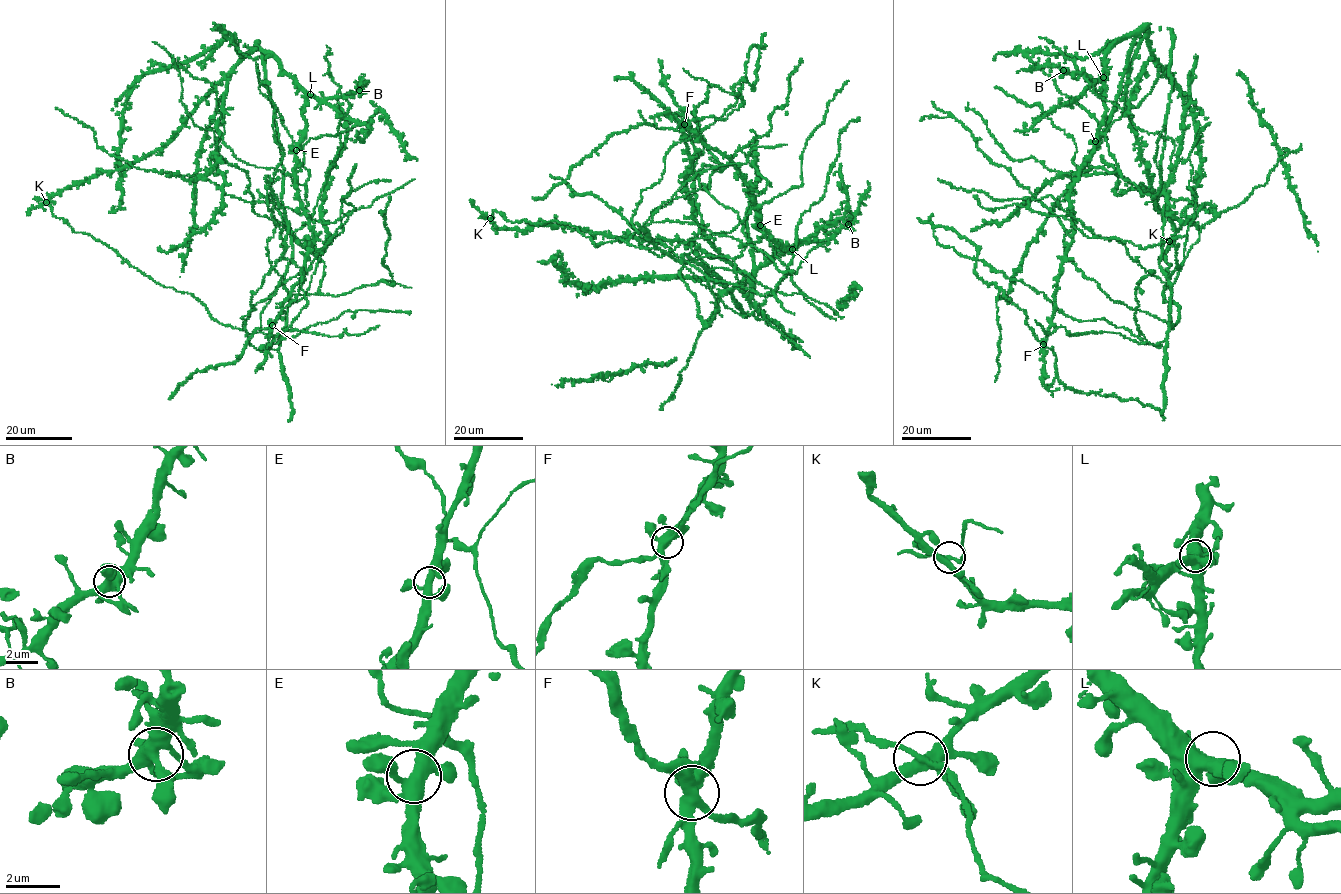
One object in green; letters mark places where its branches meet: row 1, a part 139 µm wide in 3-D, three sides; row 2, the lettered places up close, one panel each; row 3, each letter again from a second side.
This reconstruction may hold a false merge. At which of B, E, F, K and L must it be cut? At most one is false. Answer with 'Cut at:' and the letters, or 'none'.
Cut at: F

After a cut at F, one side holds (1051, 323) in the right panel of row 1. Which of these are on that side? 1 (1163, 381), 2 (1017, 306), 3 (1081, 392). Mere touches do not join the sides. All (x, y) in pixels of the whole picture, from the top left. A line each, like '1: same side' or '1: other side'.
1: same side
2: other side
3: other side

